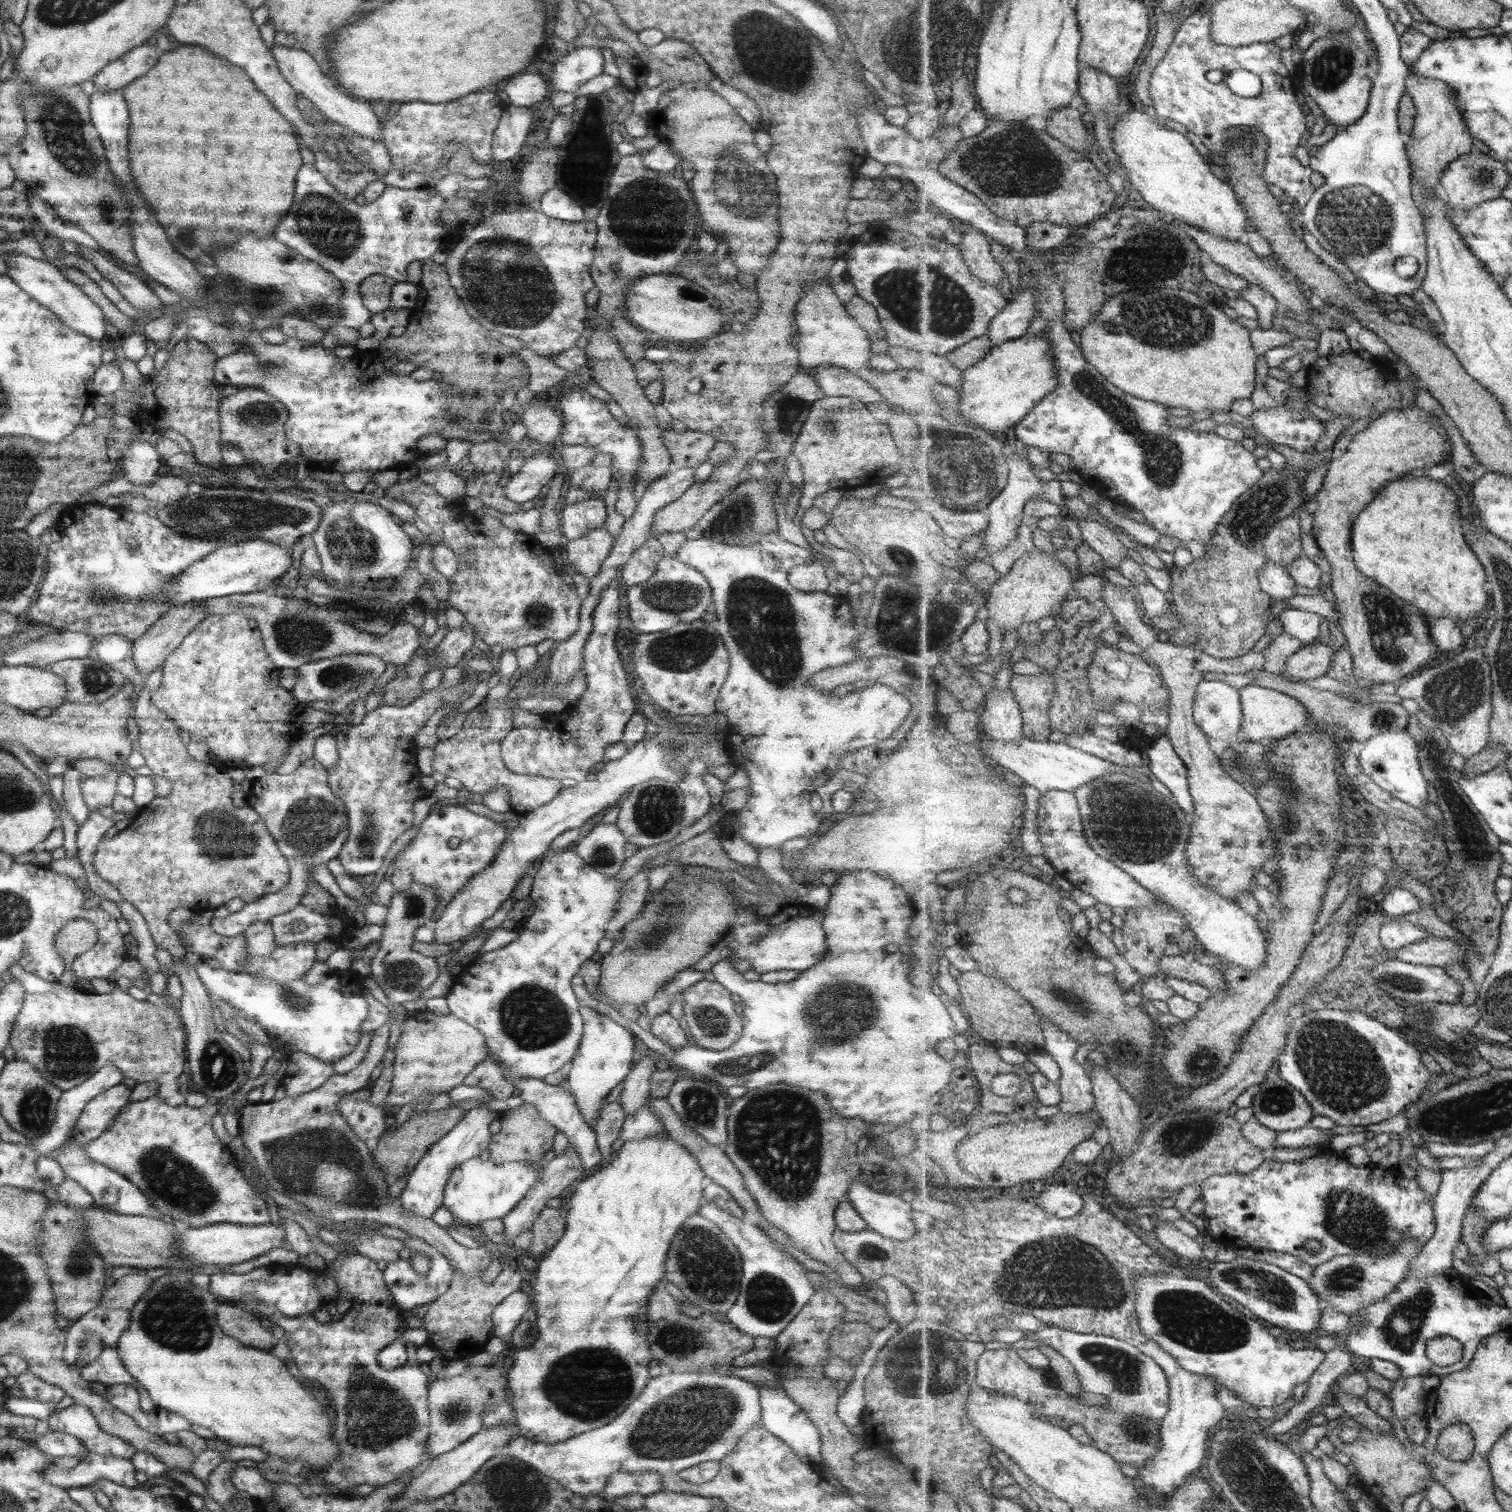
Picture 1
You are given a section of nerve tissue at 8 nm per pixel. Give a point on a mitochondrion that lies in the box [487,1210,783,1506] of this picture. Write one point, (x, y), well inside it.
(696, 1421)

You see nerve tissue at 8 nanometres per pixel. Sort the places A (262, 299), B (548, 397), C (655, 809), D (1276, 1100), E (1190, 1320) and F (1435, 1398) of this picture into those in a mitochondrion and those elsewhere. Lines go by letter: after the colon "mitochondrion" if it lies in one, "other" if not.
A: mitochondrion
B: other
C: mitochondrion
D: mitochondrion
E: mitochondrion
F: other

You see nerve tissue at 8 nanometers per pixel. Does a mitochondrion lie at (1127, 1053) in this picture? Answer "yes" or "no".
yes

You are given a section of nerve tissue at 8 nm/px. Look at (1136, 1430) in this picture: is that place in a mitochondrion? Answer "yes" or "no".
yes

